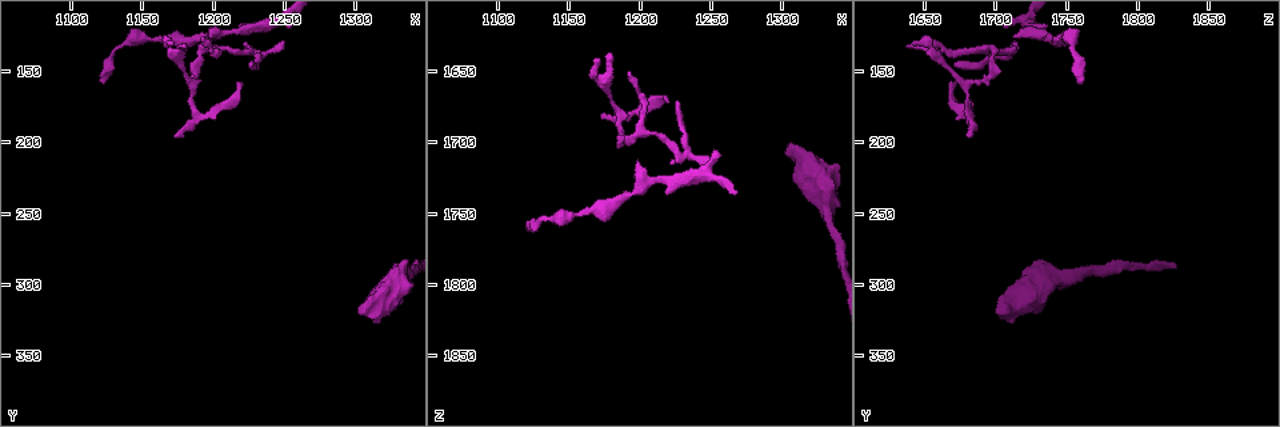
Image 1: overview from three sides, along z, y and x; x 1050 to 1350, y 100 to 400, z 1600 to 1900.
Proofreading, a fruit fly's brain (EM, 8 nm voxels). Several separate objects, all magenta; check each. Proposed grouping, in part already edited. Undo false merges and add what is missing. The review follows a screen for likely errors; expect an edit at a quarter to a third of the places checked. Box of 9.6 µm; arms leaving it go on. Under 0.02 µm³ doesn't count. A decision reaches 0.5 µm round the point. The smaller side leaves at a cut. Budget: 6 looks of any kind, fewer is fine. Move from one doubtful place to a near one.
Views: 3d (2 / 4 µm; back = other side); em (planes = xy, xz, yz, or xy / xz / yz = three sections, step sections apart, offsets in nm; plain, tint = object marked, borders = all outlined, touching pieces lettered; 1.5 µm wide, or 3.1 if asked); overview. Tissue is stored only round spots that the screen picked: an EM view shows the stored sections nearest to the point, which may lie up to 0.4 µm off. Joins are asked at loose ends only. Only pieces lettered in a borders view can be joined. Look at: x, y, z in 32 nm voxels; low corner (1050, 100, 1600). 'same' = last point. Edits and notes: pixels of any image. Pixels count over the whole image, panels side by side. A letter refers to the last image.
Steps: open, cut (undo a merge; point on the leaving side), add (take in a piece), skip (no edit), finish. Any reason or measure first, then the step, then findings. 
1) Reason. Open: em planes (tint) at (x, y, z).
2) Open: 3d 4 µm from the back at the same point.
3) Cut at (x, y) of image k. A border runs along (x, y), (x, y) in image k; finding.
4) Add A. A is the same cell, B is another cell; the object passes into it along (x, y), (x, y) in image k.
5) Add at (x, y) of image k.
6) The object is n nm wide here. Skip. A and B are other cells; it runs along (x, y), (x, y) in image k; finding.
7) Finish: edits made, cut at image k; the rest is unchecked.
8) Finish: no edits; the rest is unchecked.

An open end. Open: em xy step 8 (tint) at (1124, 158, 1756).

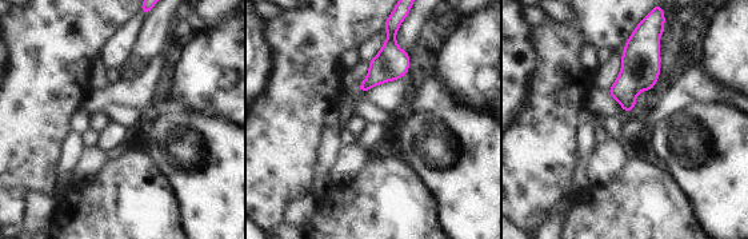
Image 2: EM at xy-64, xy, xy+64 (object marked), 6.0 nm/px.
Another direction. Open: em planes (borders) at the same point.

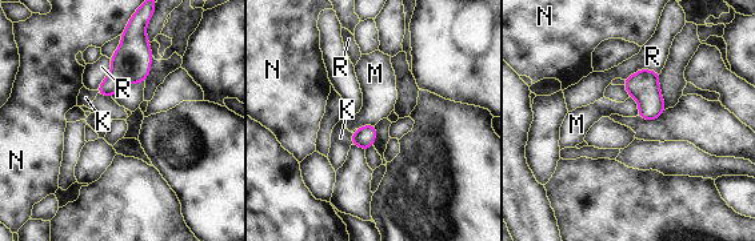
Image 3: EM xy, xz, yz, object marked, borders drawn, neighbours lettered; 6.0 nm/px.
Skip. K, M, N and R are other cells; a border runs along (630, 95), (636, 103), (639, 115) in image 3; no lettered piece goes on from it.

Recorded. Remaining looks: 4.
Sharp bend. Open: 3d 2 µm at (1210, 136, 1692).

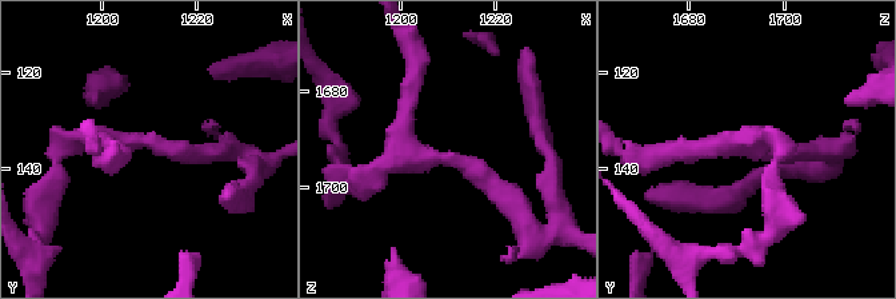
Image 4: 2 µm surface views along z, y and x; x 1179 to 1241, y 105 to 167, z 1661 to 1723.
Open: em planes (borders) at (1211, 135, 1694).

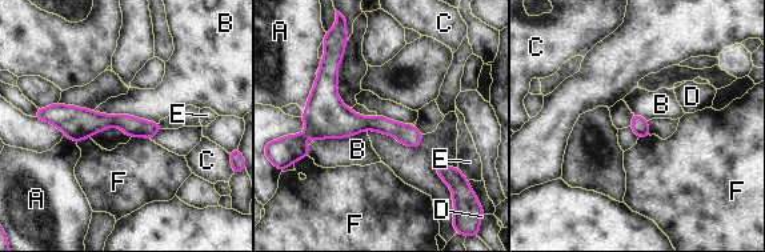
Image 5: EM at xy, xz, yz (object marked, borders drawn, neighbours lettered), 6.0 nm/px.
The object is 100 nm wide here. Skip. A, B, C, D, E and F are other cells; a border runs along (93, 111), (133, 115), (159, 123) in image 5; all the same neuron.

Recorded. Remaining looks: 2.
An open end. Open: 3d 2 µm from the back at (1306, 318, 1700).

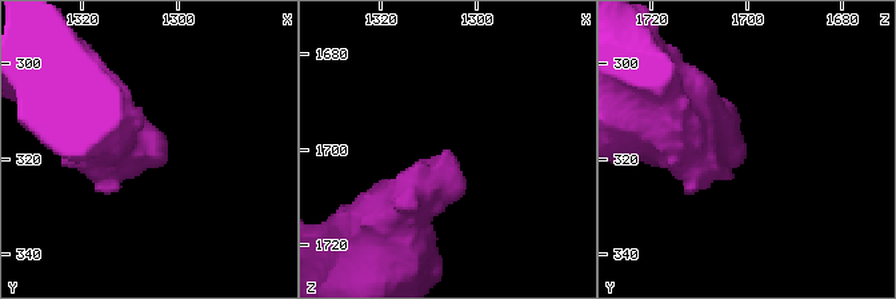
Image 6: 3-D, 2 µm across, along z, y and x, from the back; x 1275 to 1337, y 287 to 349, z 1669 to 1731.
Need the tissue. Open: em planes (borders) at (1305, 319, 1700).

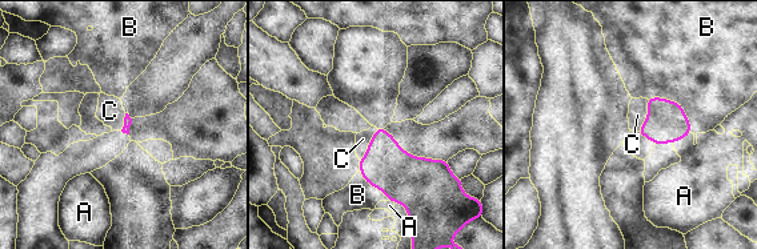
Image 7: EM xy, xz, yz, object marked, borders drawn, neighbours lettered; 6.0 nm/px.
Add C. C is the same cell, A and B are other cells; the object passes into it along (667, 121), (648, 115), (637, 115) in image 7; the neuron continues.

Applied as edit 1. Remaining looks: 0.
Finish: edits made, add at image 7; the rest is unchecked.

